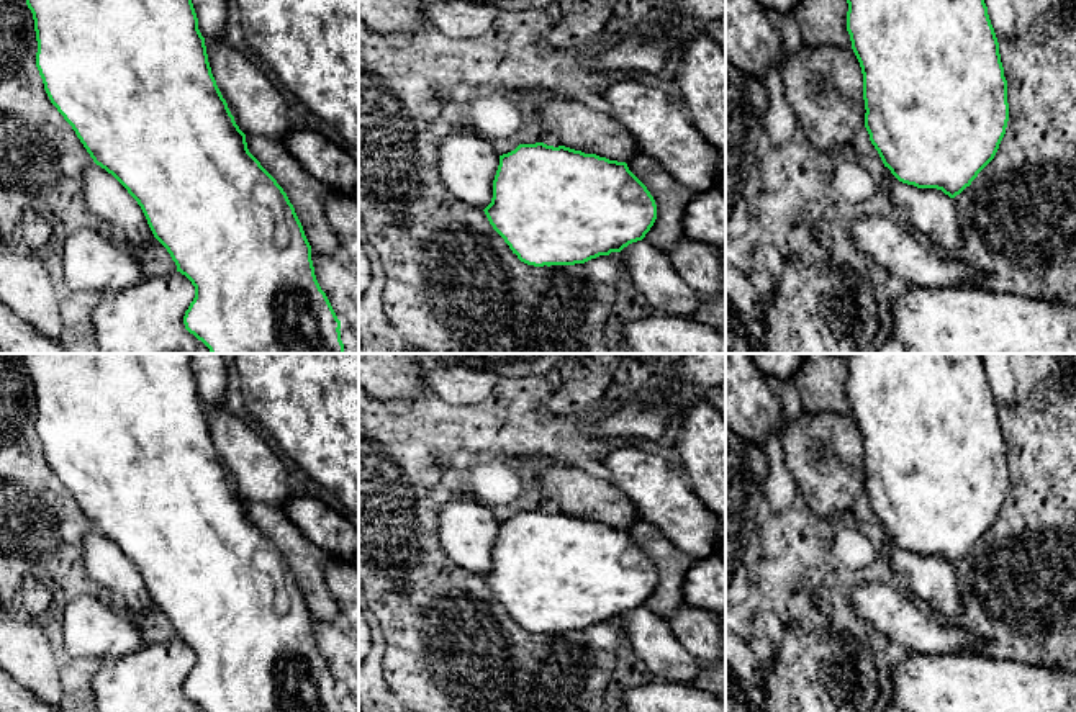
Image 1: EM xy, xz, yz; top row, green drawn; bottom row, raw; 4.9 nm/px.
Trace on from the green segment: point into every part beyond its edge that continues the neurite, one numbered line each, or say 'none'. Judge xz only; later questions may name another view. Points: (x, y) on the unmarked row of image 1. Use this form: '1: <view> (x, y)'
1: xz (467, 531)

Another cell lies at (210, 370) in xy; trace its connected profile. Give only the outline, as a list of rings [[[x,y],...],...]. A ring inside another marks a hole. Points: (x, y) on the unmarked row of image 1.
[[[192,354],[198,396],[205,406],[226,404],[228,367],[224,354]]]

